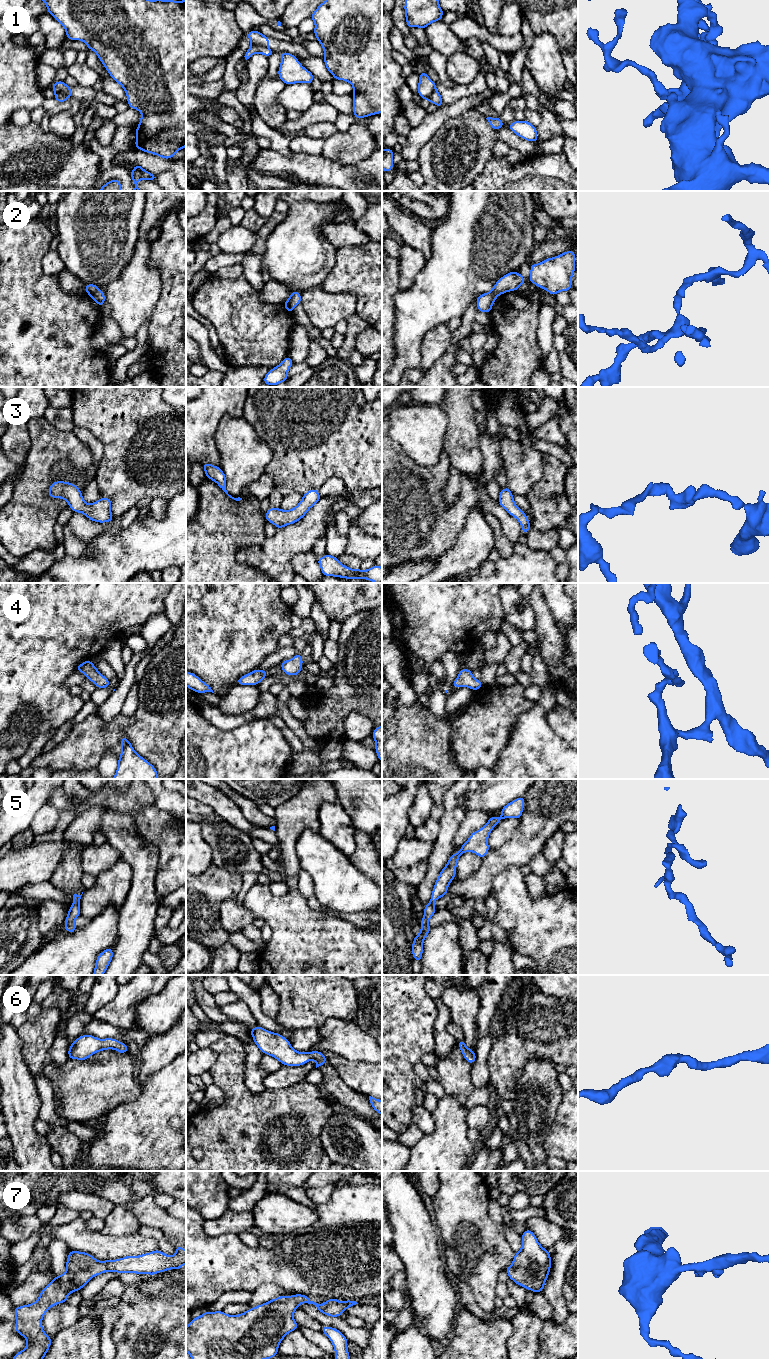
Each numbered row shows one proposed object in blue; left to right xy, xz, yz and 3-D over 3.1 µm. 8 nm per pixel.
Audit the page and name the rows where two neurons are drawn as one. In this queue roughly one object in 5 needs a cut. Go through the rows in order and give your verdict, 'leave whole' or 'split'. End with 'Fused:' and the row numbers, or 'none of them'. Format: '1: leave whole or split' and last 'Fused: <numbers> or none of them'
1: split
2: split
3: leave whole
4: leave whole
5: leave whole
6: leave whole
7: leave whole
Fused: 1, 2

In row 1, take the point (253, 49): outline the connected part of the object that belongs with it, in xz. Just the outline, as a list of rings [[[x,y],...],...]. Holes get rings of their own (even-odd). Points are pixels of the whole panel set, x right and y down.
[[[251,45],[249,49],[246,51],[245,55],[243,56],[243,60],[245,62],[248,62],[250,57],[255,53],[260,53],[266,57],[269,57],[274,53],[274,51],[268,47],[264,47],[260,45]]]

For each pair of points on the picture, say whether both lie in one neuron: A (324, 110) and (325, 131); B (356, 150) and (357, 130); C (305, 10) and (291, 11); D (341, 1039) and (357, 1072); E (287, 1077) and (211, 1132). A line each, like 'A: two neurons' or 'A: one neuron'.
A: two neurons
B: one neuron
C: one neuron
D: two neurons
E: two neurons

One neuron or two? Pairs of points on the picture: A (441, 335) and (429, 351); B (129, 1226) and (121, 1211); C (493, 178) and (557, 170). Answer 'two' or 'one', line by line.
A: one
B: one
C: one

